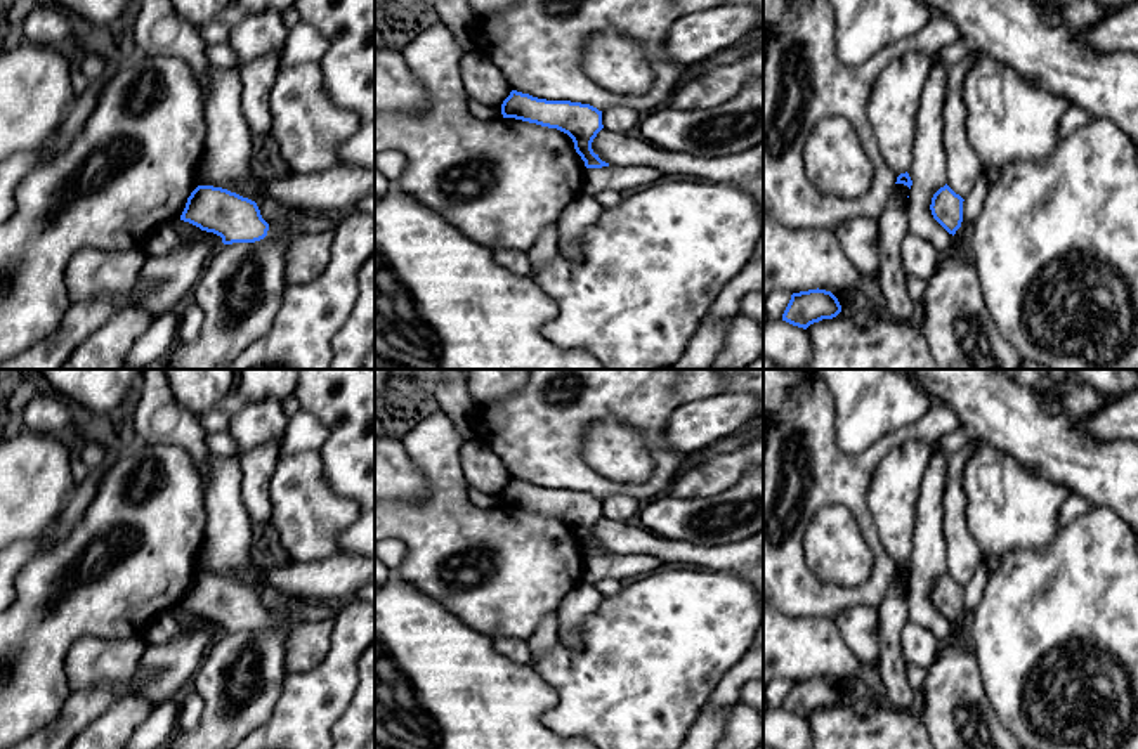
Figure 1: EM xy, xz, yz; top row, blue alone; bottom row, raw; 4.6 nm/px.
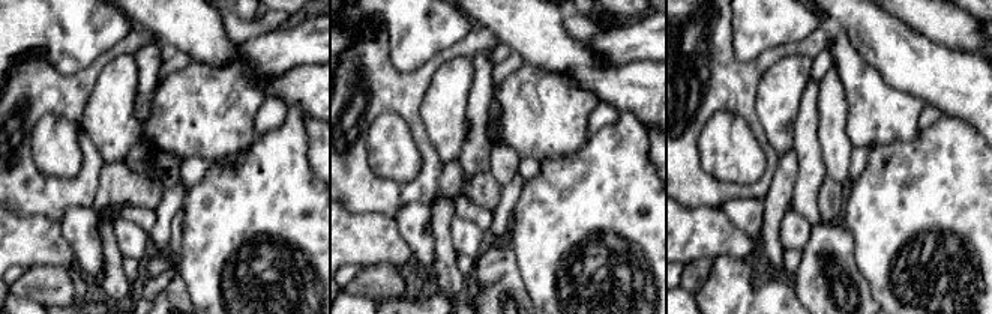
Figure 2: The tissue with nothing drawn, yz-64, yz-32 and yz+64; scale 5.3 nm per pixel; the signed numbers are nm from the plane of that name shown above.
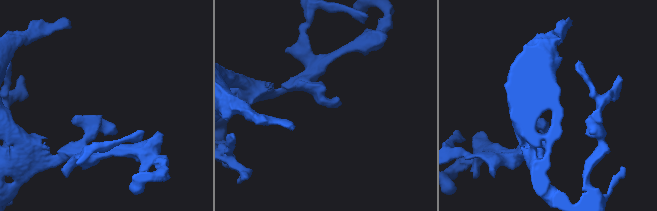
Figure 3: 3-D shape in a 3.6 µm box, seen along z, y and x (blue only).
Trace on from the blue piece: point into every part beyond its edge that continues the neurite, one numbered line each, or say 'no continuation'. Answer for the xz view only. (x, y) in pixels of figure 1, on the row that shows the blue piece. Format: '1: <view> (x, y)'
1: xz (621, 120)

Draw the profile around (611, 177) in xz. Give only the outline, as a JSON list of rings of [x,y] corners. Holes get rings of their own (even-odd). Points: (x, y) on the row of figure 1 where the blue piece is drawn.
[[[602,166],[585,168],[581,192],[597,196],[602,191],[635,191],[661,180],[661,172],[652,166]]]

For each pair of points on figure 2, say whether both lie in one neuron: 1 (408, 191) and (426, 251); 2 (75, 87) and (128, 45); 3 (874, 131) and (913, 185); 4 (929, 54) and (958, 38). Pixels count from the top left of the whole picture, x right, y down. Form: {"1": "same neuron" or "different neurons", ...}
{"1": "different neurons", "2": "same neuron", "3": "different neurons", "4": "different neurons"}

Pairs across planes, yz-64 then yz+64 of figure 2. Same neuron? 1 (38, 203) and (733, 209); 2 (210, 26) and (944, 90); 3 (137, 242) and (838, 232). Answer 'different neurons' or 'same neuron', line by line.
1: different neurons
2: same neuron
3: different neurons

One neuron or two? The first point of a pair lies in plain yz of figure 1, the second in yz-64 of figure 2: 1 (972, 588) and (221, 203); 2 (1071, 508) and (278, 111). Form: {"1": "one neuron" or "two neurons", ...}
{"1": "two neurons", "2": "one neuron"}

